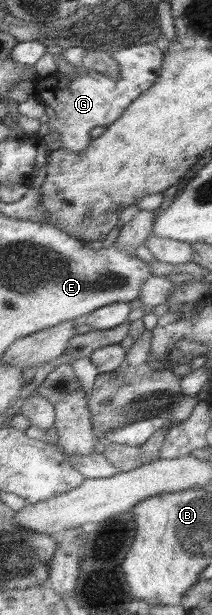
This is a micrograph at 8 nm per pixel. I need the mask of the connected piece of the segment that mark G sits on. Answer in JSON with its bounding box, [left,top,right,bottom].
[34,43,163,152]

